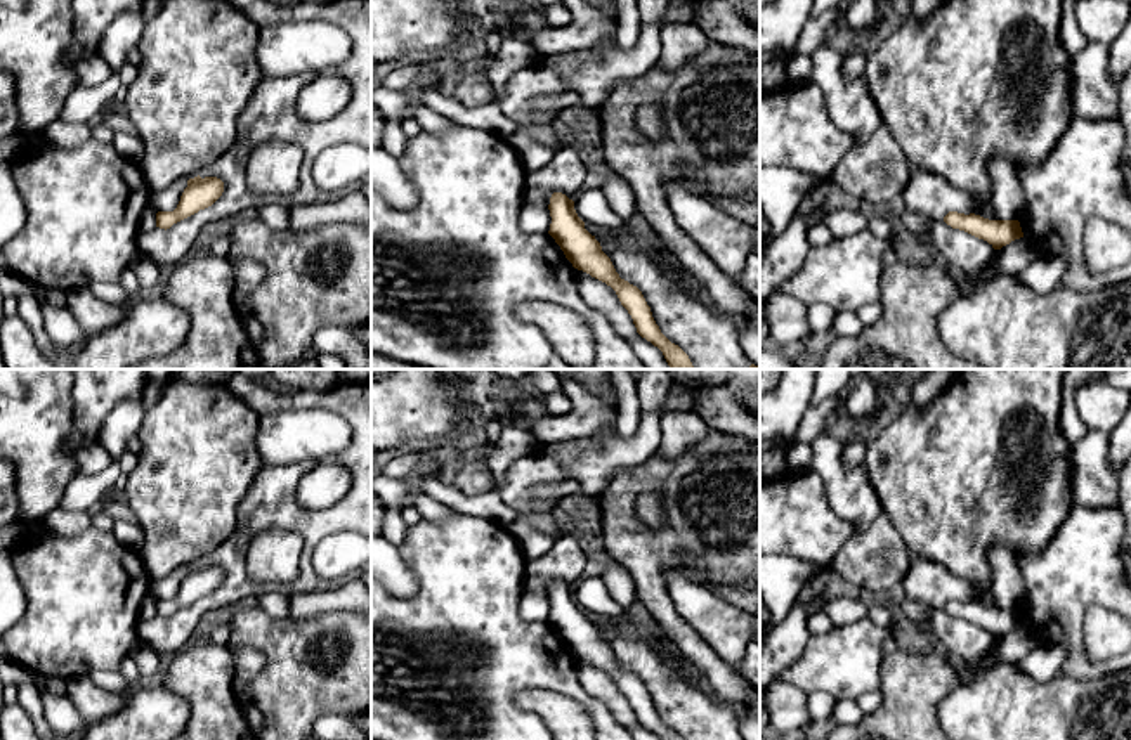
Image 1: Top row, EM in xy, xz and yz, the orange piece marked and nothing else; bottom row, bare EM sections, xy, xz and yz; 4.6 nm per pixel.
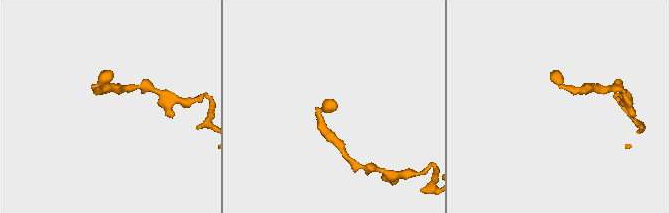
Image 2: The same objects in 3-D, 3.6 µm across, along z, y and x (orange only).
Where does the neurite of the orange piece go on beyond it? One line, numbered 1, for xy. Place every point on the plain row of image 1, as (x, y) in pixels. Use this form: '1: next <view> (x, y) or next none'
1: next none

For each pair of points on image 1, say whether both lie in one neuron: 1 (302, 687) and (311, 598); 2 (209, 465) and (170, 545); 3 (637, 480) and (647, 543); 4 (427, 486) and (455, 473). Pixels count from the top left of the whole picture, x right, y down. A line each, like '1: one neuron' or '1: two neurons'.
1: two neurons
2: one neuron
3: one neuron
4: two neurons

